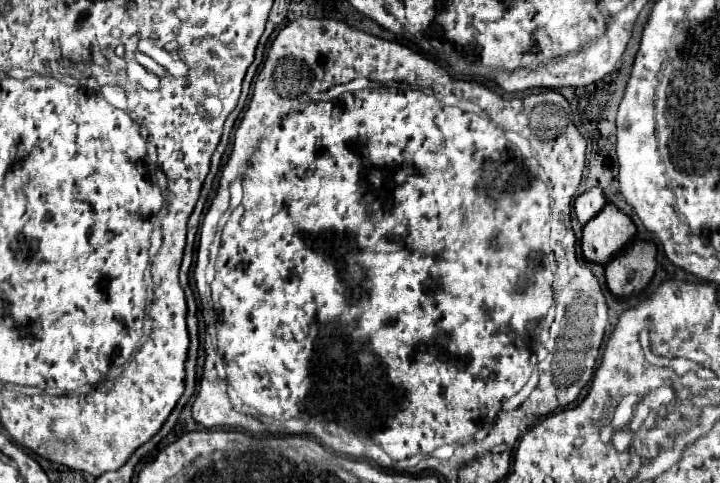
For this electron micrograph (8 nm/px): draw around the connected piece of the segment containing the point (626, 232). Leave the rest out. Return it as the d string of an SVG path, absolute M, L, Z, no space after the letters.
M605 203L605 207L585 223L581 247L587 261L605 265L633 239L635 225L631 217L613 203Z

